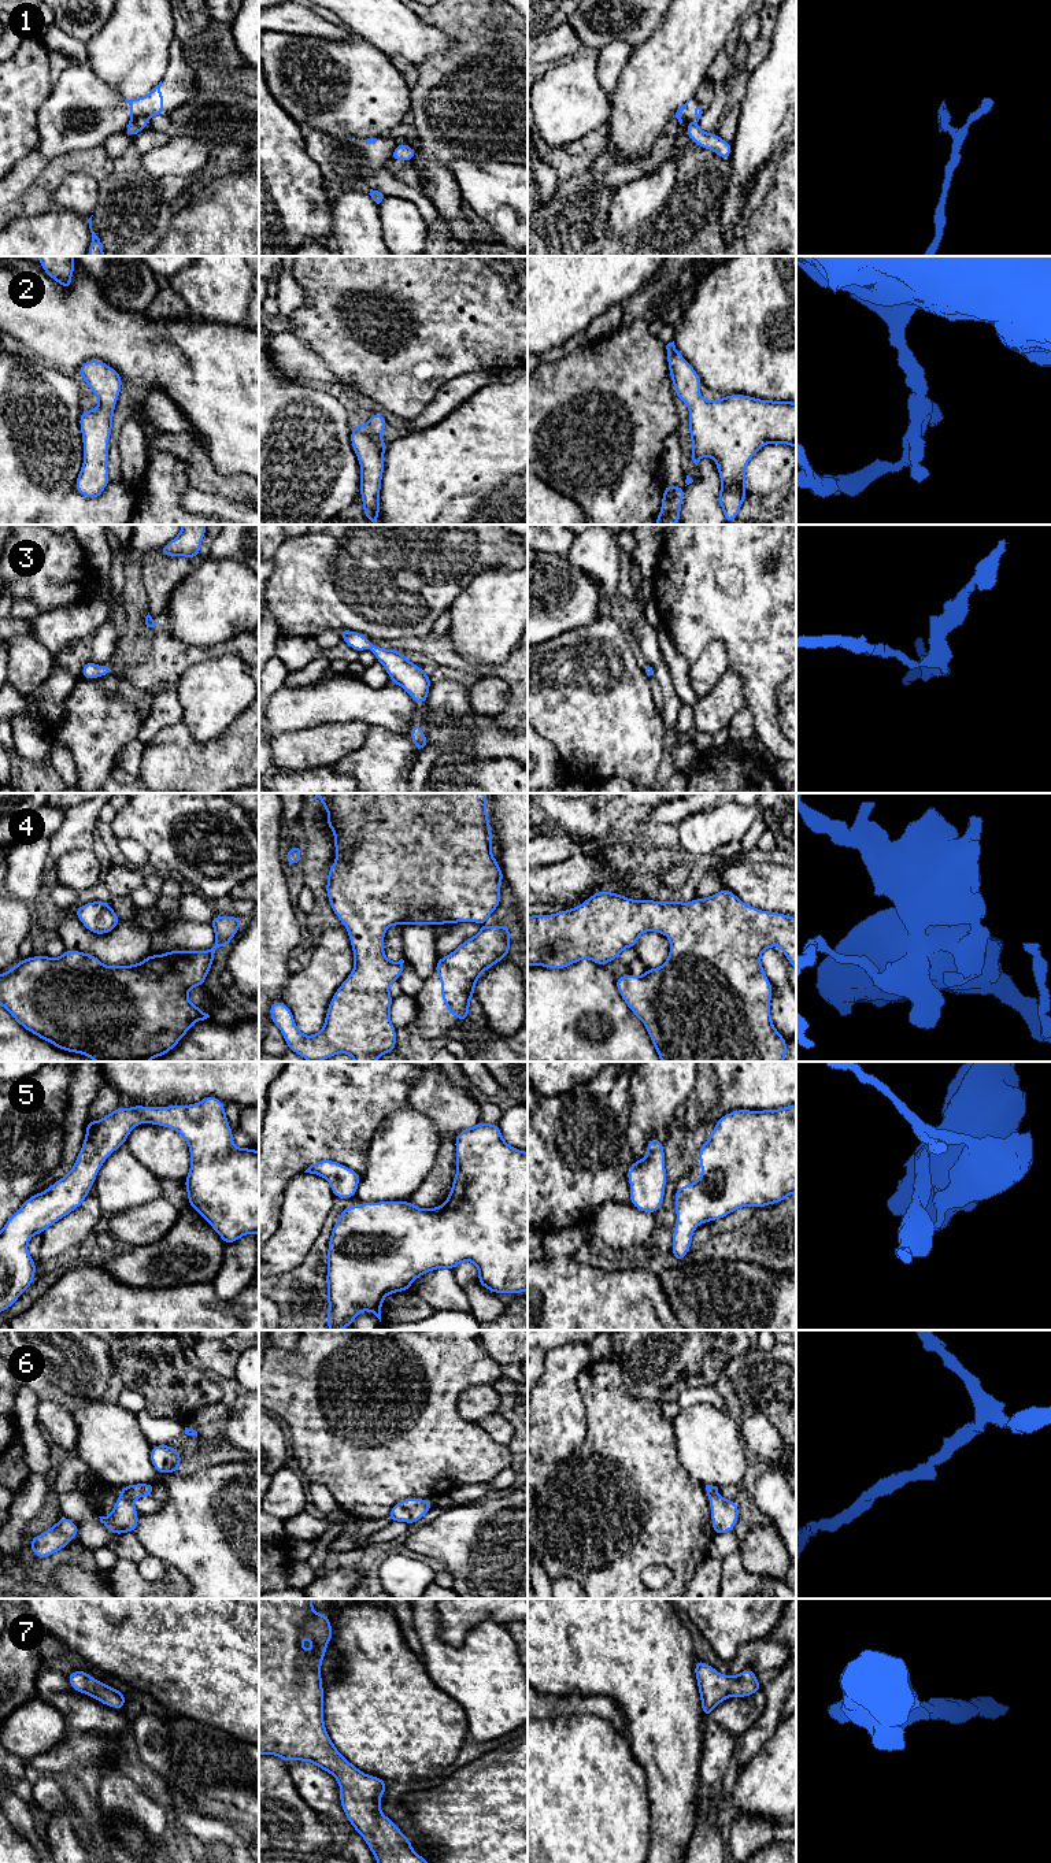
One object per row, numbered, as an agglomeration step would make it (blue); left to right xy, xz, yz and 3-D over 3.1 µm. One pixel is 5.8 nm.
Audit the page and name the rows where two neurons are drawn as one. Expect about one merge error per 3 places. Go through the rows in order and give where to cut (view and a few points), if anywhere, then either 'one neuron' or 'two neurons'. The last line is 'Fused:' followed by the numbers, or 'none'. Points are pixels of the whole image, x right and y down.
1: xy (144, 117), (139, 117), (129, 123) | two neurons
2: no cut | one neuron
3: no cut | one neuron
4: no cut | one neuron
5: no cut | one neuron
6: no cut | one neuron
7: no cut | one neuron
Fused: 1

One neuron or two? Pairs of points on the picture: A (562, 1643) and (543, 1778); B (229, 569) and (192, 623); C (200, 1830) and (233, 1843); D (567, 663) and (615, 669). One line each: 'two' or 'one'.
A: two
B: one
C: one
D: one

